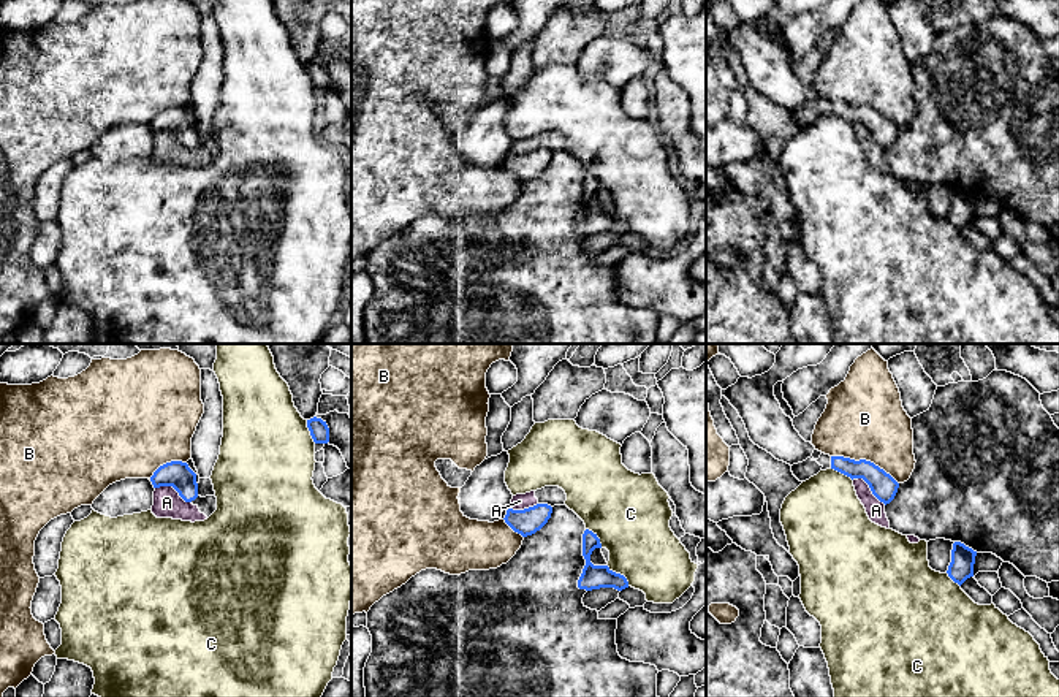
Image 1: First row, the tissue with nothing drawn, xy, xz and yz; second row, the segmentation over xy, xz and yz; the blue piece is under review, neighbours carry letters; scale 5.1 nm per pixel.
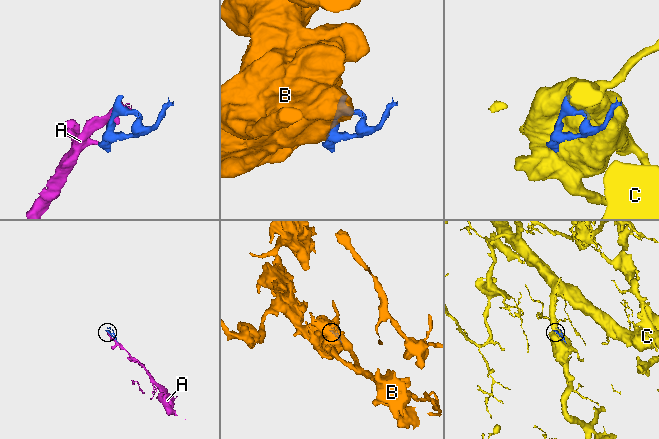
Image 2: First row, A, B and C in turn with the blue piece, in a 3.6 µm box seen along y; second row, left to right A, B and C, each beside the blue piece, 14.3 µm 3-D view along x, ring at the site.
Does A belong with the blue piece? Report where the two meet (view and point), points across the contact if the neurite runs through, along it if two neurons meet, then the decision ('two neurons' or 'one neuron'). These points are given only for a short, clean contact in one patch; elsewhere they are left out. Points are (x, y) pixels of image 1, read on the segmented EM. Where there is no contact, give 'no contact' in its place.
meets blue in xy at (173, 487); two neurons

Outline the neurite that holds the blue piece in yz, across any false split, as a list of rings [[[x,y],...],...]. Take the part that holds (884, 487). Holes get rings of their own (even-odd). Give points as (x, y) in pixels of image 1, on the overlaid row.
[[[814,450],[810,458],[791,466],[791,472],[799,482],[806,482],[826,469],[834,469],[852,480],[863,478],[869,485],[872,494],[885,505],[894,499],[899,488],[899,483],[890,474],[866,459],[855,461]]]

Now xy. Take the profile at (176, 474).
[[[171,461],[160,466],[150,477],[154,488],[173,486],[185,502],[198,497],[196,474],[187,463]]]

